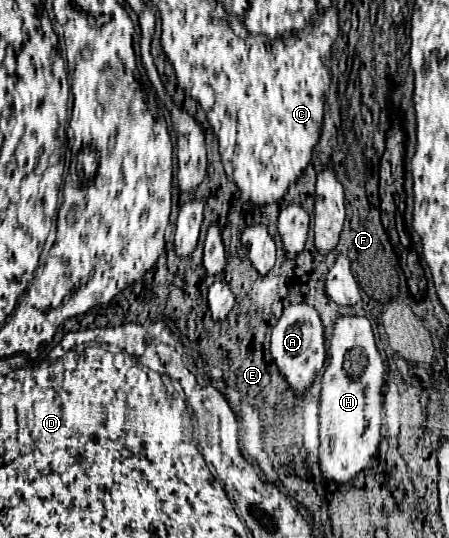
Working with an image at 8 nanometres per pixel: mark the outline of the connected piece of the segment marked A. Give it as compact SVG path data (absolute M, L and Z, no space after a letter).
M310 304L286 306L272 330L272 360L276 362L280 374L286 378L294 394L304 394L306 388L312 386L316 374L324 366L324 358L324 328L318 312Z

